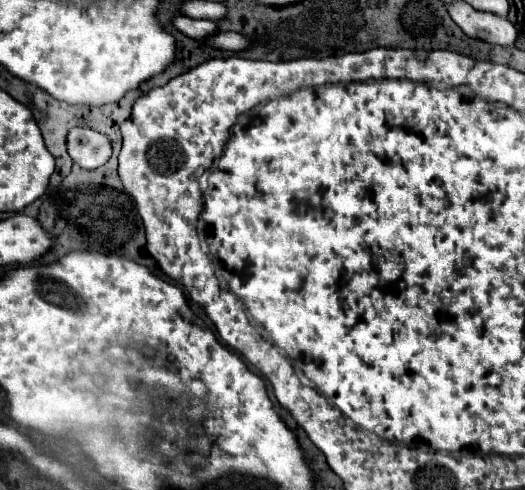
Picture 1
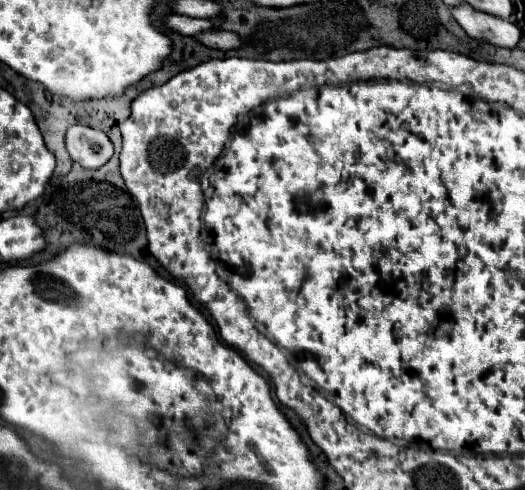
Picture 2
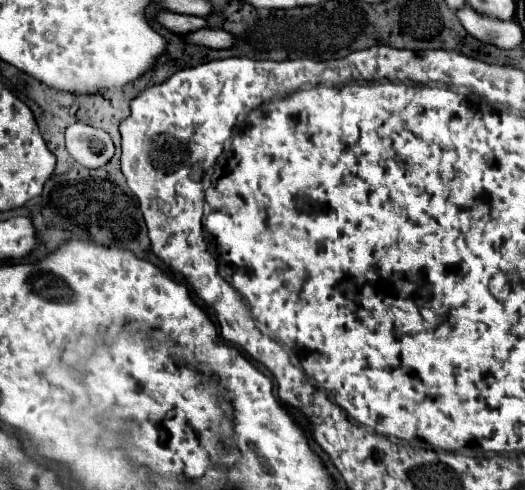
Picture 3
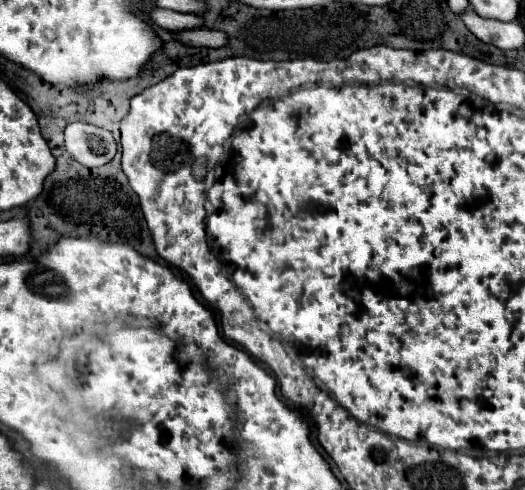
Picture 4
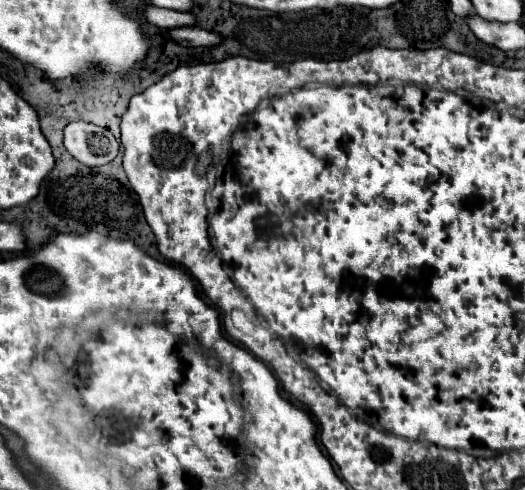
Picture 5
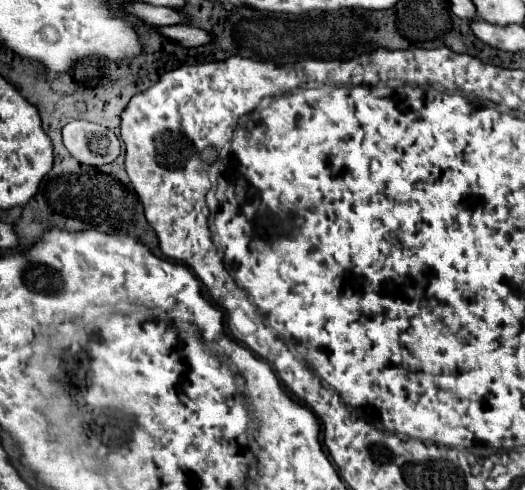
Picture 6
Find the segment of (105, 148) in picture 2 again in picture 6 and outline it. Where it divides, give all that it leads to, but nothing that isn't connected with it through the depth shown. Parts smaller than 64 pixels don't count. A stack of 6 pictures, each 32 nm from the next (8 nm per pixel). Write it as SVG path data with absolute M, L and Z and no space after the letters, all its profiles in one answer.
M72 120L62 128L64 146L70 154L88 166L110 164L120 154L120 140L112 130L88 120Z

